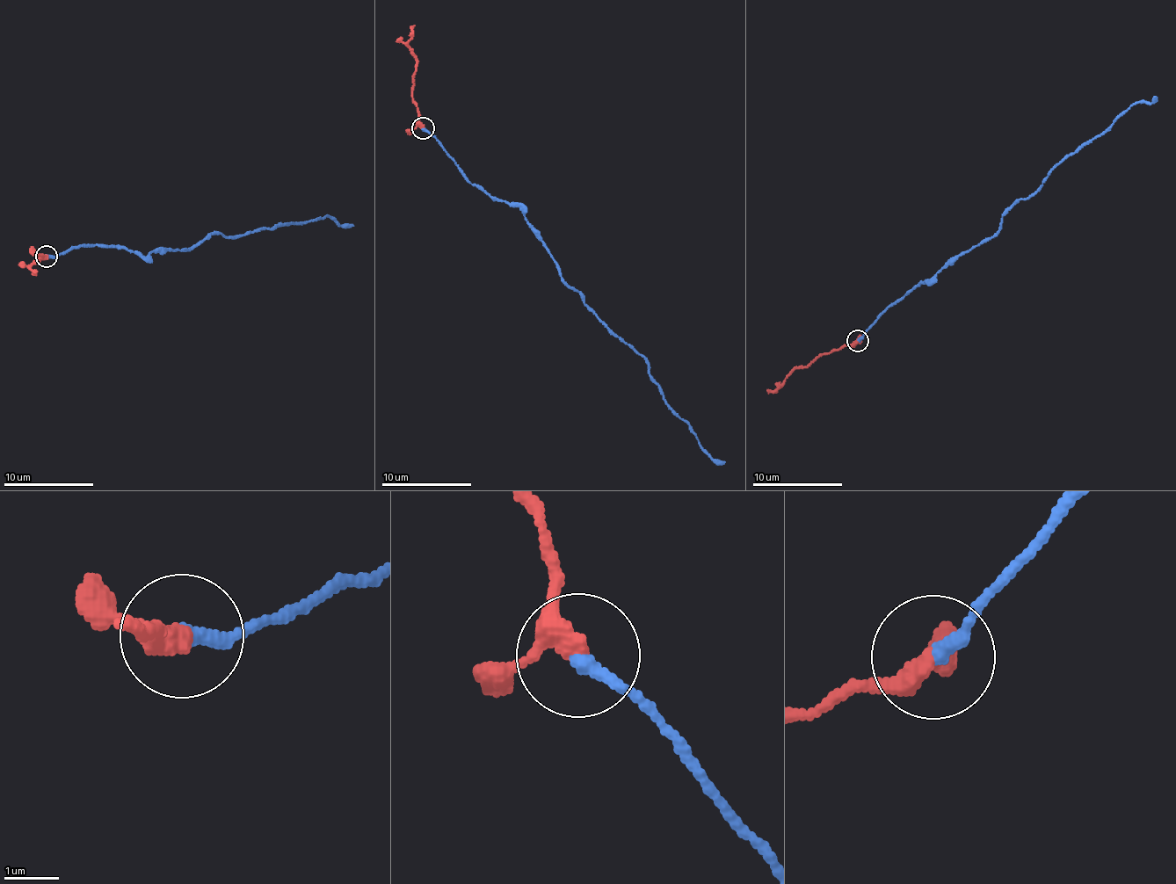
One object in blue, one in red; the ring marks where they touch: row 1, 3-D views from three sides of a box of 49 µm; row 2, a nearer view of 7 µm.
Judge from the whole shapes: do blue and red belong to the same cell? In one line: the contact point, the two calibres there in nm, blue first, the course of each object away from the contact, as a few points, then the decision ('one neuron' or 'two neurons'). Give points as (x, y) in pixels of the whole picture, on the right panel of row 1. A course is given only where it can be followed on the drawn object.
(858, 340) | 260/320 nm | blue via (857, 340), (926, 278), (991, 238), (1061, 160), (1155, 96) | red via (857, 340), (823, 352), (808, 365), (796, 367), (783, 383), (767, 394) | one neuron

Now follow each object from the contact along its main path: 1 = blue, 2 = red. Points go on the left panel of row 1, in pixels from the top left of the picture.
1: (46, 256), (97, 245), (144, 257), (168, 248), (186, 250), (214, 234), (233, 238), (316, 217), (353, 224)
2: (46, 256), (36, 252), (35, 259), (39, 259), (30, 267), (34, 272), (32, 272)

